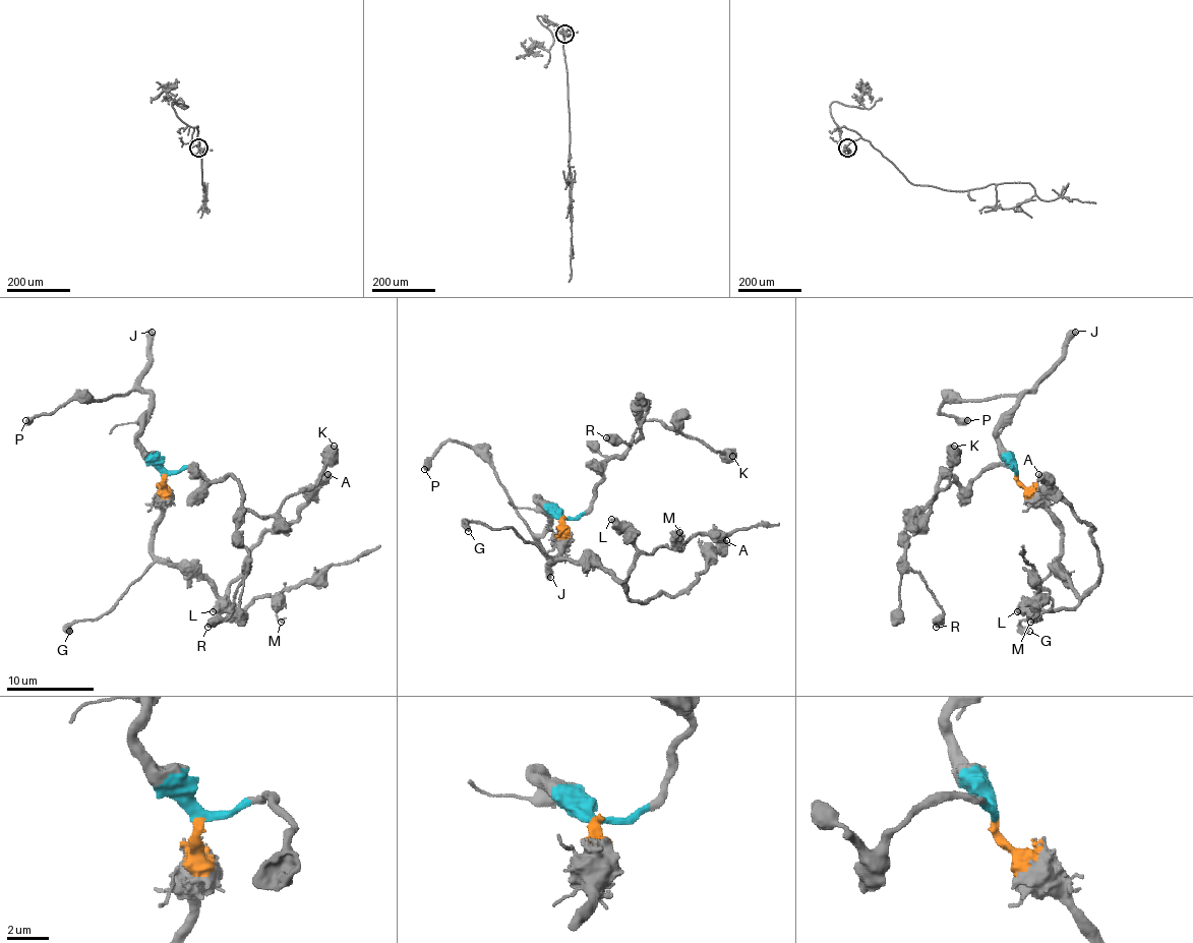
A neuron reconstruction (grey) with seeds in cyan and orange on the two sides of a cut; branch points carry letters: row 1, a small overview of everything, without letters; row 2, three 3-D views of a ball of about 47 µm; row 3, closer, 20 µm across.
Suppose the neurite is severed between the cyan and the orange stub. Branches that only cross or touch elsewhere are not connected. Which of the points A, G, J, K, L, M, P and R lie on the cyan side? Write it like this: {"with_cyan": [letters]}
{"with_cyan": ["J", "K", "P", "R"]}

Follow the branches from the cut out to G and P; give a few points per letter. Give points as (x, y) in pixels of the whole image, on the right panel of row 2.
G: (1016, 475), (1025, 495), (1060, 530), (1060, 558), (1027, 607), (1027, 619), (1021, 621), (1021, 627), (1029, 632)
P: (1016, 473), (1016, 460), (1001, 445), (997, 431), (1003, 416), (1031, 390), (946, 399), (940, 412), (968, 421)

